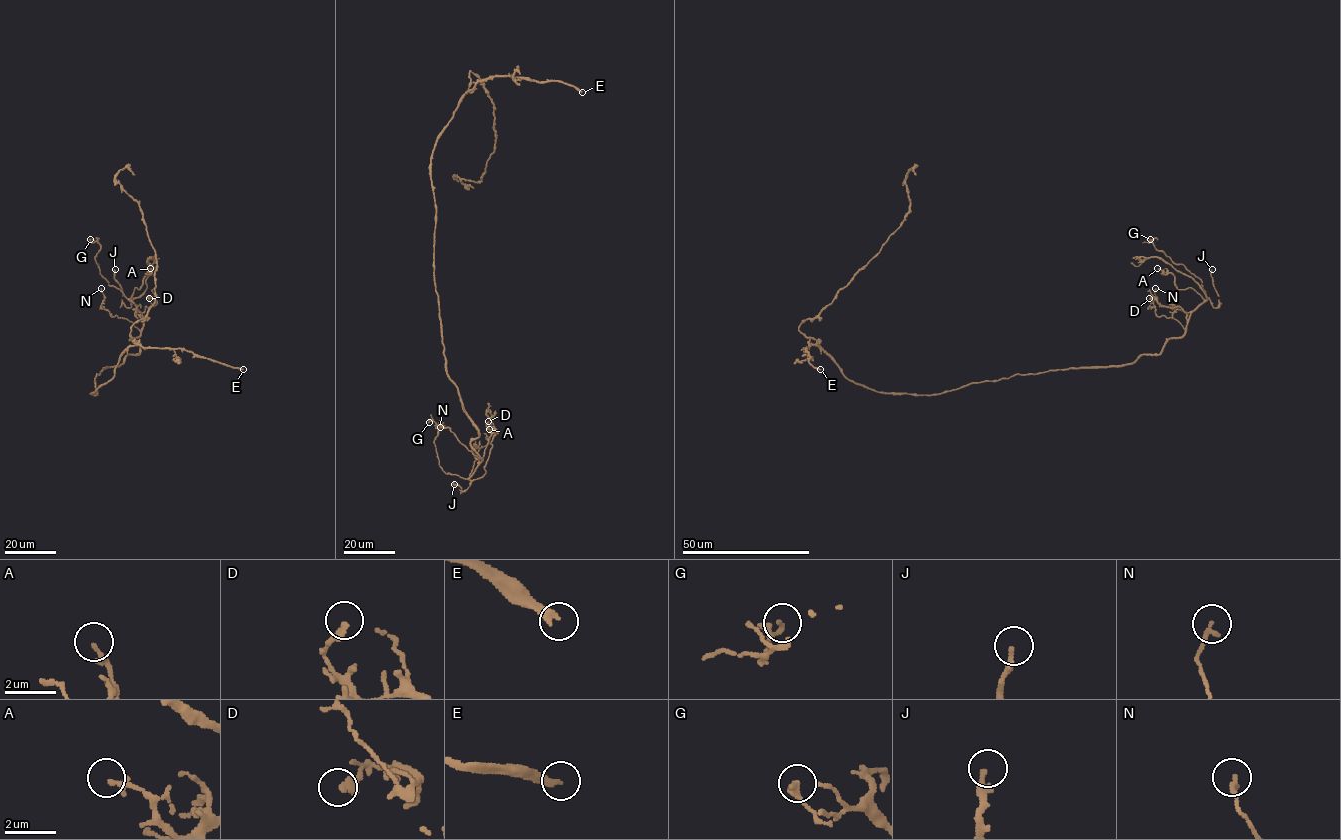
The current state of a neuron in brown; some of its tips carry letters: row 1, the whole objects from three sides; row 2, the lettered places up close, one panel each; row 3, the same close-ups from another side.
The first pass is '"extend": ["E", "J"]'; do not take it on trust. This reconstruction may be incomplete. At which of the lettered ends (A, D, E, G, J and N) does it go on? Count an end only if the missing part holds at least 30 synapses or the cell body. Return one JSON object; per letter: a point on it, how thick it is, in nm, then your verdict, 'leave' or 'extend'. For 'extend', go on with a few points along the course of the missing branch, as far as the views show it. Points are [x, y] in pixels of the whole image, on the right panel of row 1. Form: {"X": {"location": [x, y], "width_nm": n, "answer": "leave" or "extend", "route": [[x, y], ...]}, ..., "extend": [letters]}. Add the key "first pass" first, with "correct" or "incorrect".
{"first pass": "correct", "A": {"location": [1157, 268], "width_nm": 190, "answer": "leave"}, "D": {"location": [1149, 298], "width_nm": 280, "answer": "leave"}, "E": {"location": [820, 369], "width_nm": 300, "answer": "extend", "route": [[820, 369], [828, 374], [842, 370], [854, 351]]}, "G": {"location": [1150, 239], "width_nm": 110, "answer": "leave"}, "J": {"location": [1212, 269], "width_nm": 240, "answer": "extend", "route": [[1212, 269], [1211, 257]]}, "N": {"location": [1155, 288], "width_nm": 200, "answer": "leave"}, "extend": ["E", "J"]}

